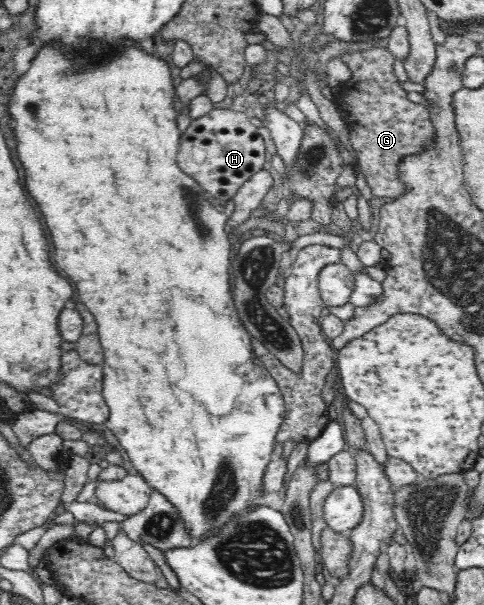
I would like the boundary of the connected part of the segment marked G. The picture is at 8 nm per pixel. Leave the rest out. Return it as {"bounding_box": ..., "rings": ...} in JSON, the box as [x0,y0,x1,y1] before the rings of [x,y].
{"bounding_box":[336,47,435,198],"rings":[[[384,47],[366,51],[344,51],[341,60],[350,73],[347,83],[336,86],[336,101],[348,130],[359,169],[373,195],[395,198],[404,193],[398,170],[403,157],[421,152],[435,136],[430,112],[418,97],[400,87],[394,74],[394,56]]]}

